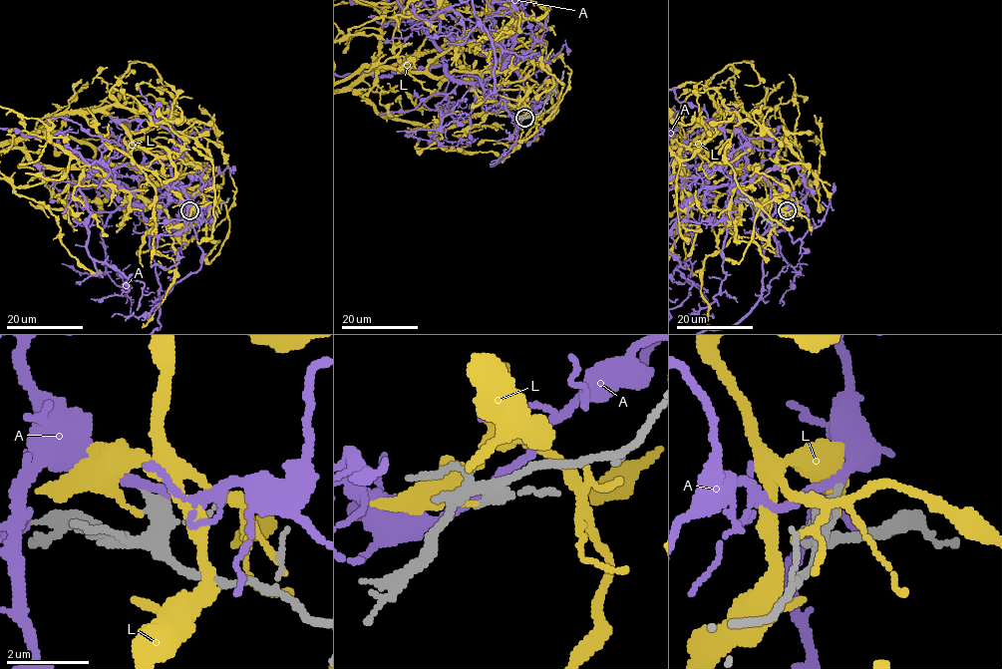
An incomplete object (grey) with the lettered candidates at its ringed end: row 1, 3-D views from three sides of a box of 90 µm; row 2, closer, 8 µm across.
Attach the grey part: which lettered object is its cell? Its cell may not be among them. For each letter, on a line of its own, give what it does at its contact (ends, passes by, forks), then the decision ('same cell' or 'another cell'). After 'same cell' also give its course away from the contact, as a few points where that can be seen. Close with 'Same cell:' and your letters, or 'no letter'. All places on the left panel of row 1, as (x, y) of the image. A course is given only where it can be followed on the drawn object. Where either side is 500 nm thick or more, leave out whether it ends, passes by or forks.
A: it passes by | another cell
L: it ends | another cell
Same cell: no letter

